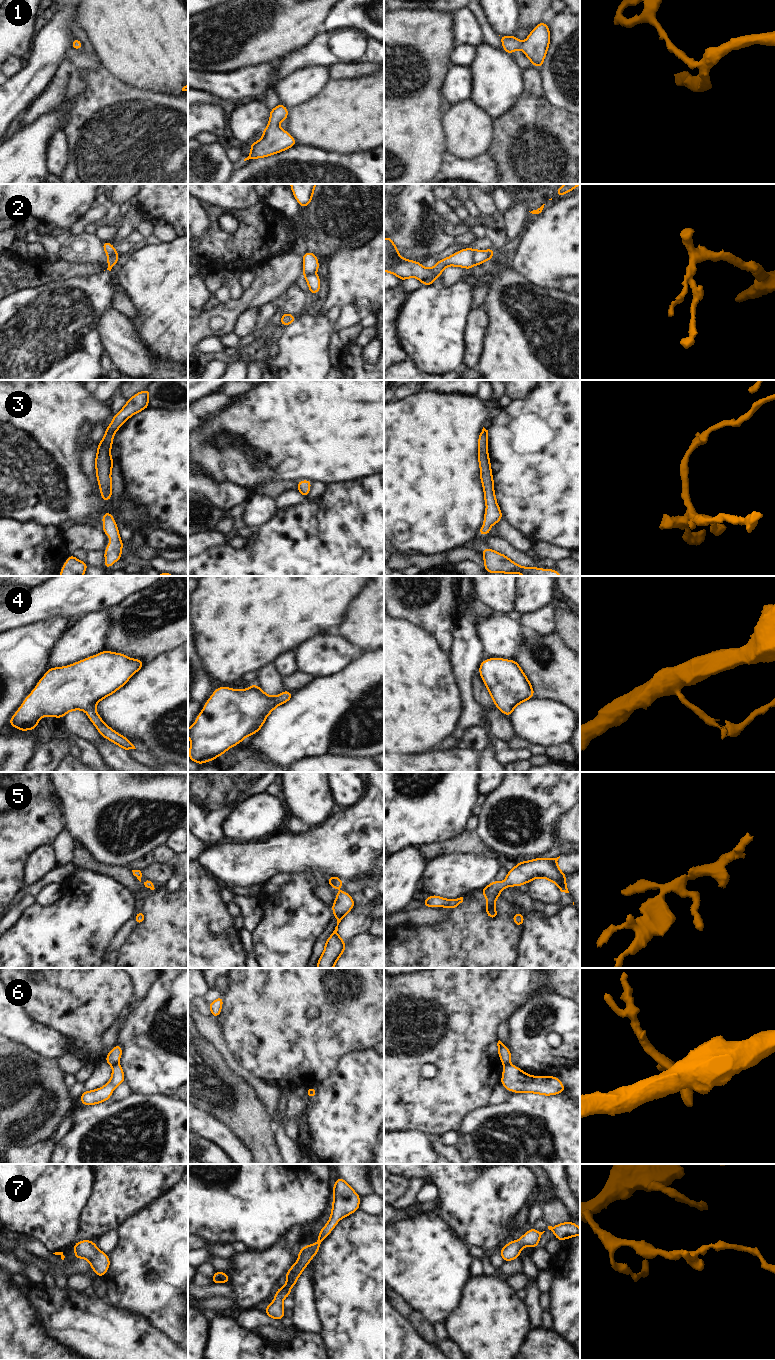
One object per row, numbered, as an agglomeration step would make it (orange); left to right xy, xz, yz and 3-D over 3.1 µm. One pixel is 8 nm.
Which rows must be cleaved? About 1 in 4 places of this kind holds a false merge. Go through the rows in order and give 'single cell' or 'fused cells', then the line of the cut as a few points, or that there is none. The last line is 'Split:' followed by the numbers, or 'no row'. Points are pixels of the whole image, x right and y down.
1: single cell; cut none
2: fused cells; cut yz (476, 251), (474, 254), (474, 264)
3: single cell; cut none
4: single cell; cut none
5: single cell; cut none
6: fused cells; cut yz (509, 1063), (504, 1065)
7: single cell; cut none
Split: 2, 6

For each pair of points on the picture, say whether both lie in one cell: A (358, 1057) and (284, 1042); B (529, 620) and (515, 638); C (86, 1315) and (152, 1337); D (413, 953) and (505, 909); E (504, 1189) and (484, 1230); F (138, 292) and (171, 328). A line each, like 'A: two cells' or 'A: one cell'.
A: two cells
B: two cells
C: one cell
D: one cell
E: one cell
F: one cell

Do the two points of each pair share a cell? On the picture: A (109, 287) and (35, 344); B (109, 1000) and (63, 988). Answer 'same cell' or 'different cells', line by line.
A: same cell
B: same cell

